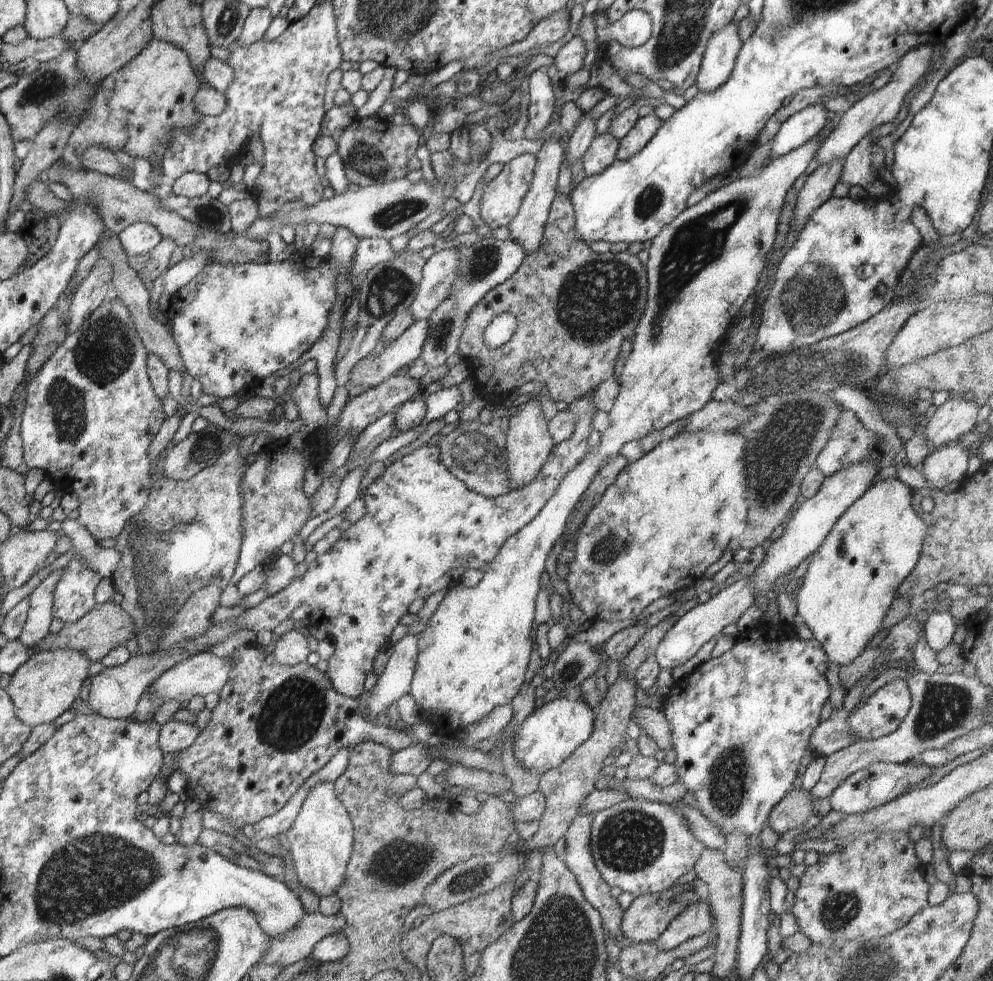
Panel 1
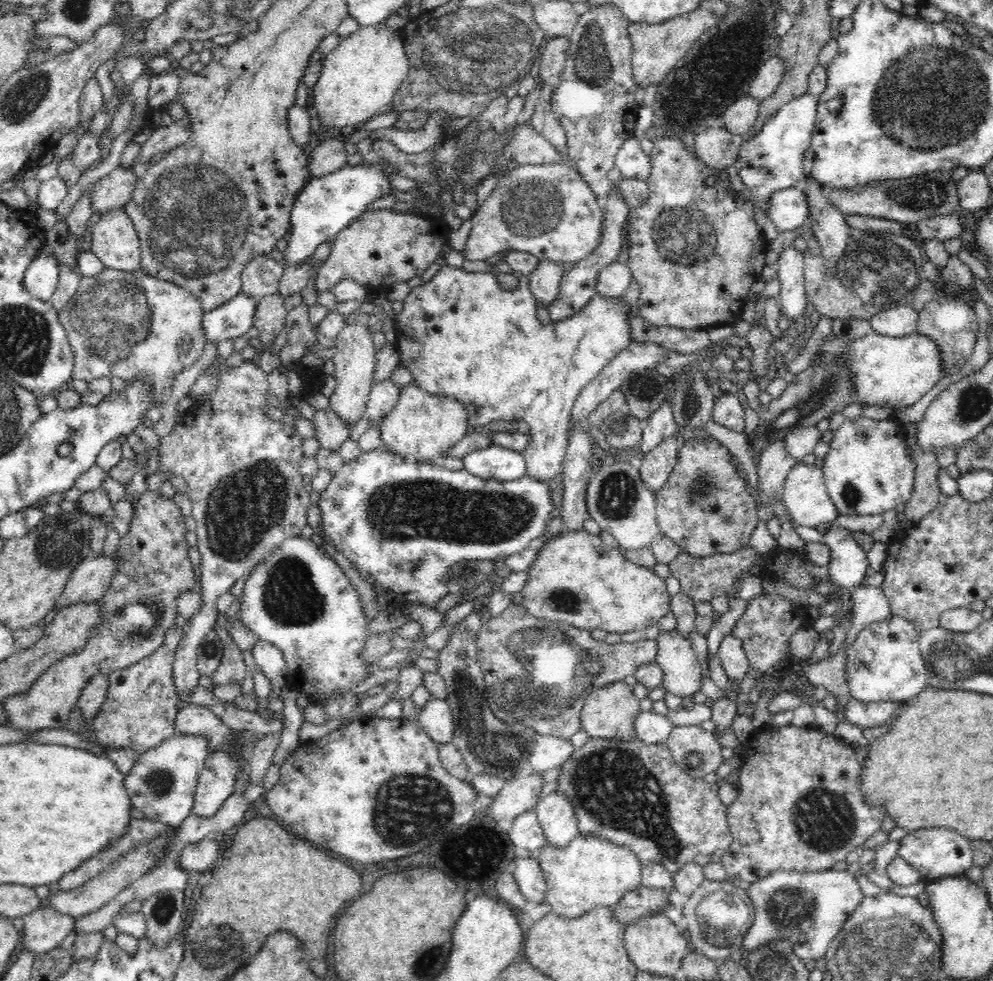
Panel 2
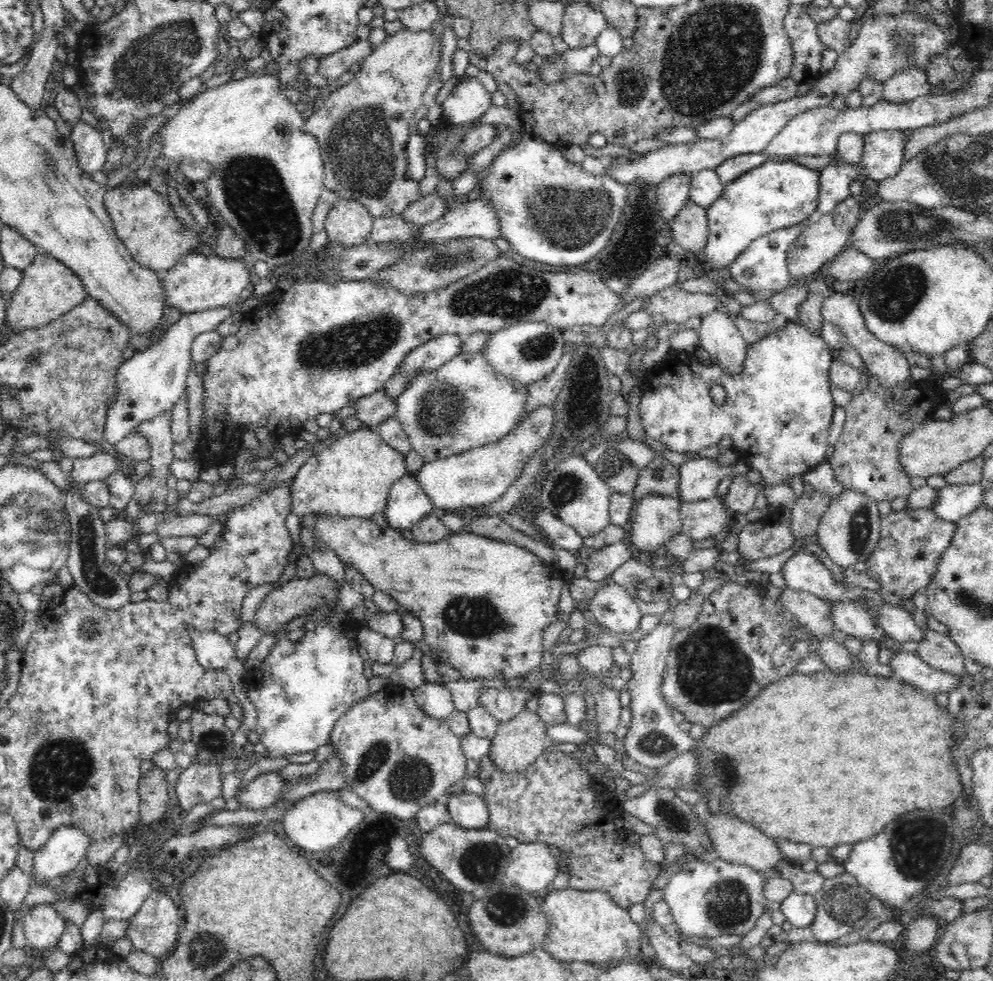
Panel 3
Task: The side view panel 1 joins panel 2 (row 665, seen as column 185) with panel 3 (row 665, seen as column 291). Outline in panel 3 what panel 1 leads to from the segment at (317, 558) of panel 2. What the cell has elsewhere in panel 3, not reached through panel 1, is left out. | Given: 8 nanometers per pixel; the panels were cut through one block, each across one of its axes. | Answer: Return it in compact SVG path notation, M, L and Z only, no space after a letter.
M334 608L314 609L307 615L303 626L304 637L299 642L288 640L288 633L280 631L278 642L260 668L260 678L254 684L258 692L247 694L257 710L255 732L266 748L264 756L270 758L304 754L330 742L336 721L344 716L356 702L370 693L364 675L364 659L360 657L357 640L350 640L345 629L353 630L349 623L332 626L326 621Z

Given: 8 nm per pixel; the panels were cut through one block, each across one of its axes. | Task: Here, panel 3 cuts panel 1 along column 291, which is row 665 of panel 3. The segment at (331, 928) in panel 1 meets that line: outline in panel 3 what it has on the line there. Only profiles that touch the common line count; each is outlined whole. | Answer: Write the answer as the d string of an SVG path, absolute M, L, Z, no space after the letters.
M916 608L912 612L914 621L924 631L924 640L920 642L917 655L922 661L934 669L938 669L958 676L964 674L964 655L960 648L948 635L932 631L926 624L925 611Z

